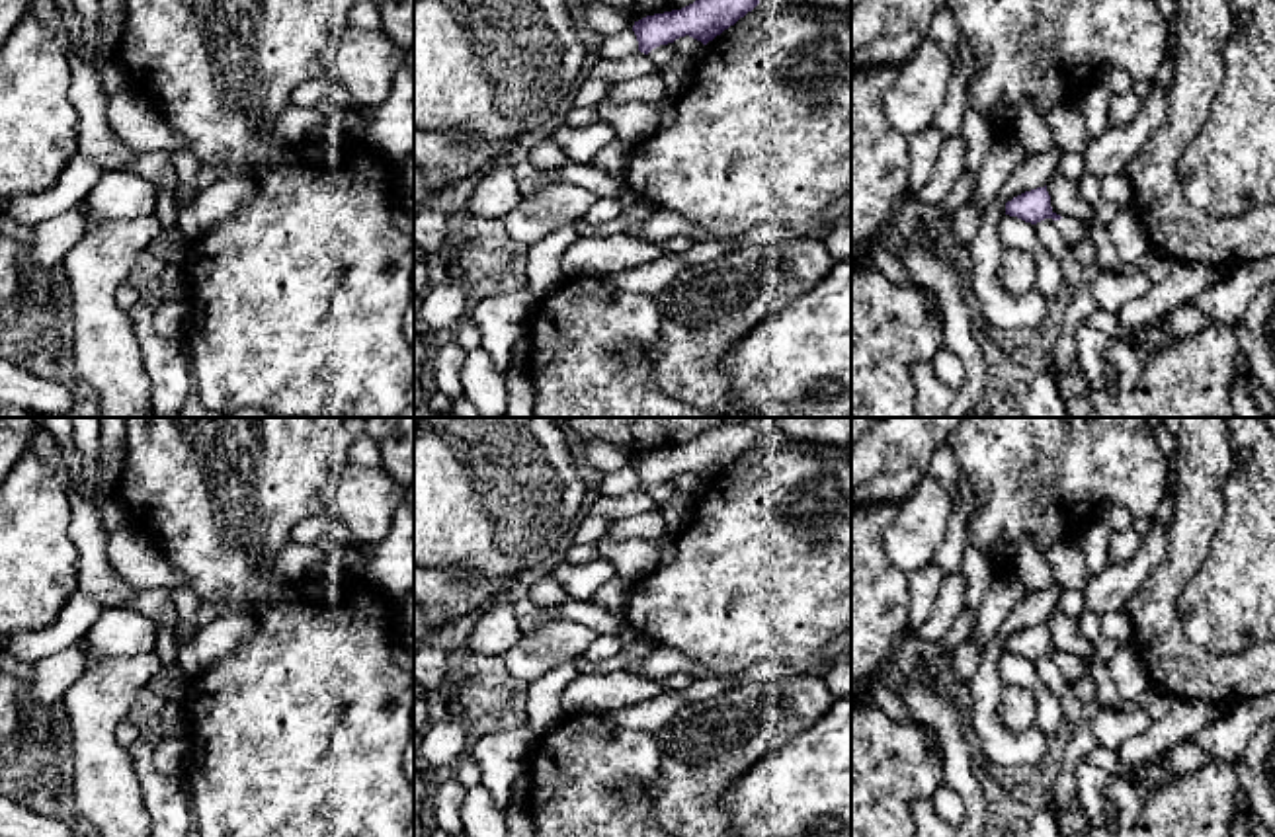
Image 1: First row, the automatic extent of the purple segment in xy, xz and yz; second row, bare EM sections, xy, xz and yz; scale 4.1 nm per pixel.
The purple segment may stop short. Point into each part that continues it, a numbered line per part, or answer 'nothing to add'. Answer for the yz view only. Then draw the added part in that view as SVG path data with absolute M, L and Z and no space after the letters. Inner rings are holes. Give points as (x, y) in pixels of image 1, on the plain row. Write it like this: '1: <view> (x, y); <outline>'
1: yz (1070, 666); M1060 656L1056 658L1056 665L1062 671L1066 685L1082 677L1086 671L1086 661L1078 656Z

